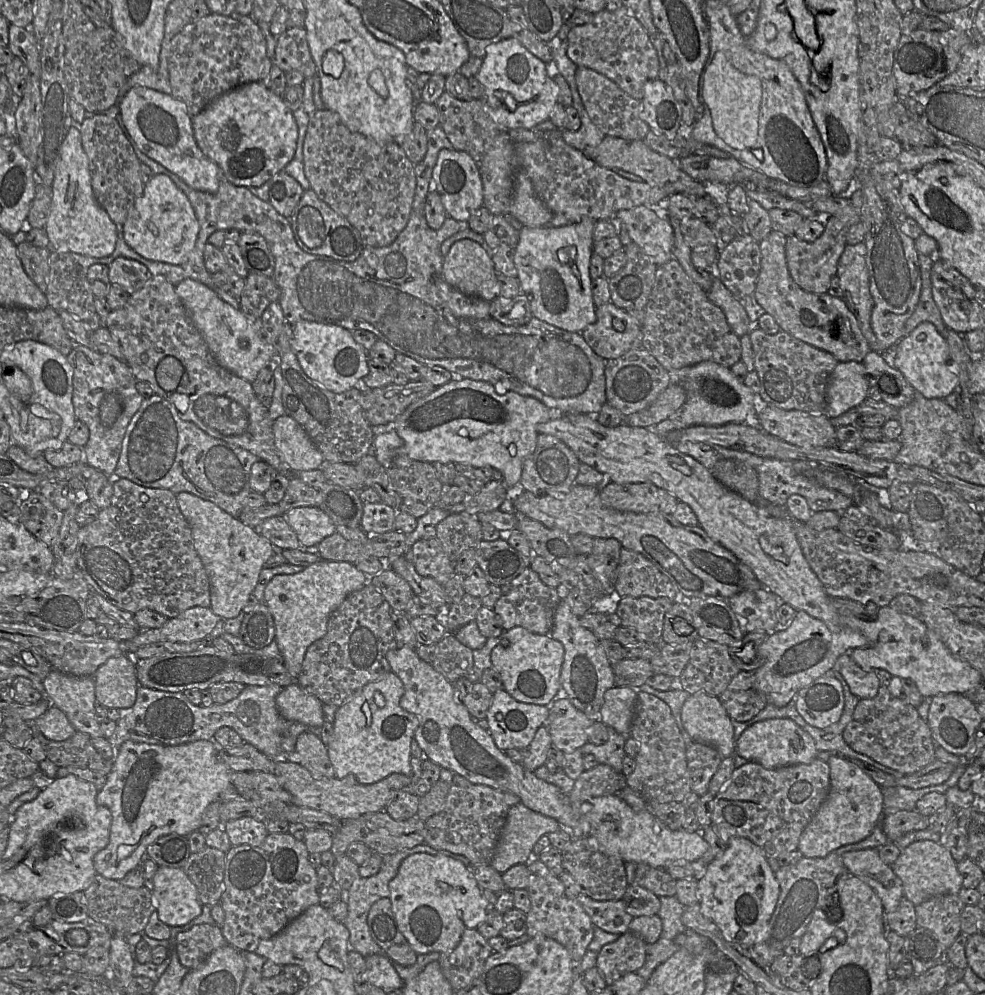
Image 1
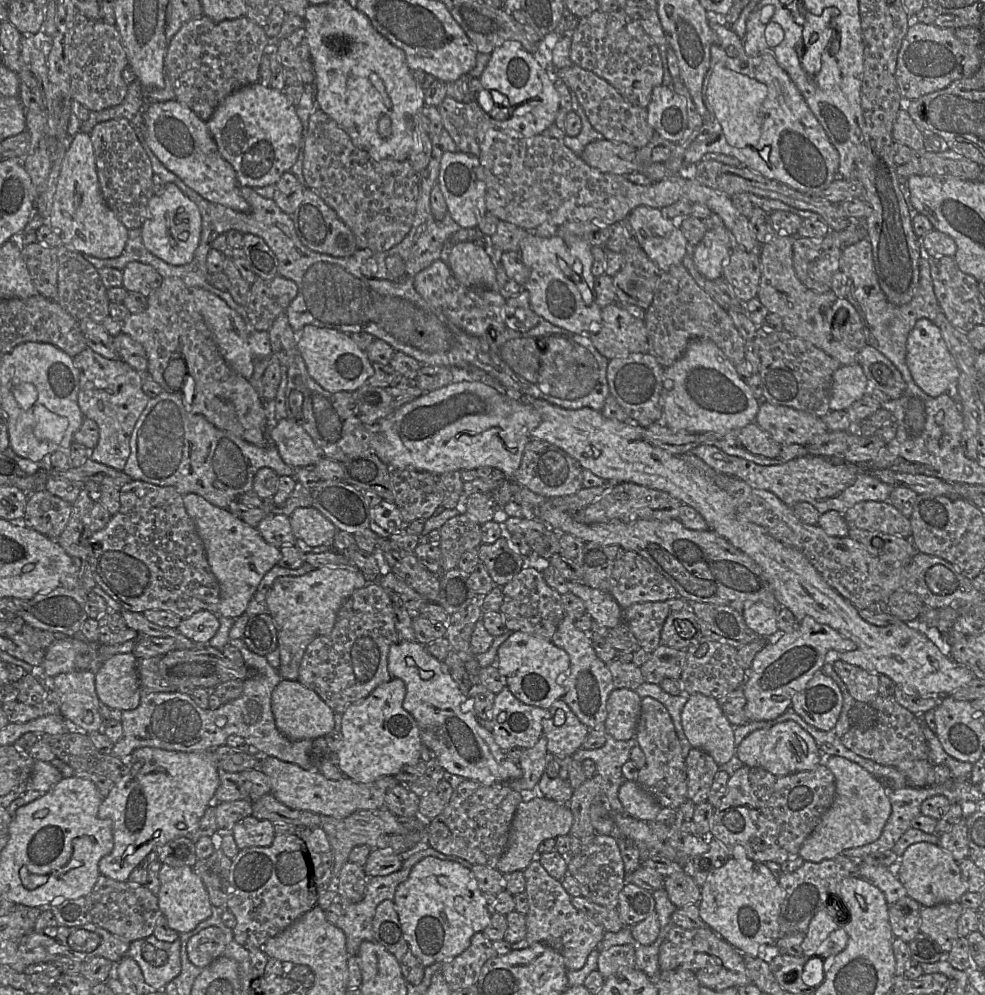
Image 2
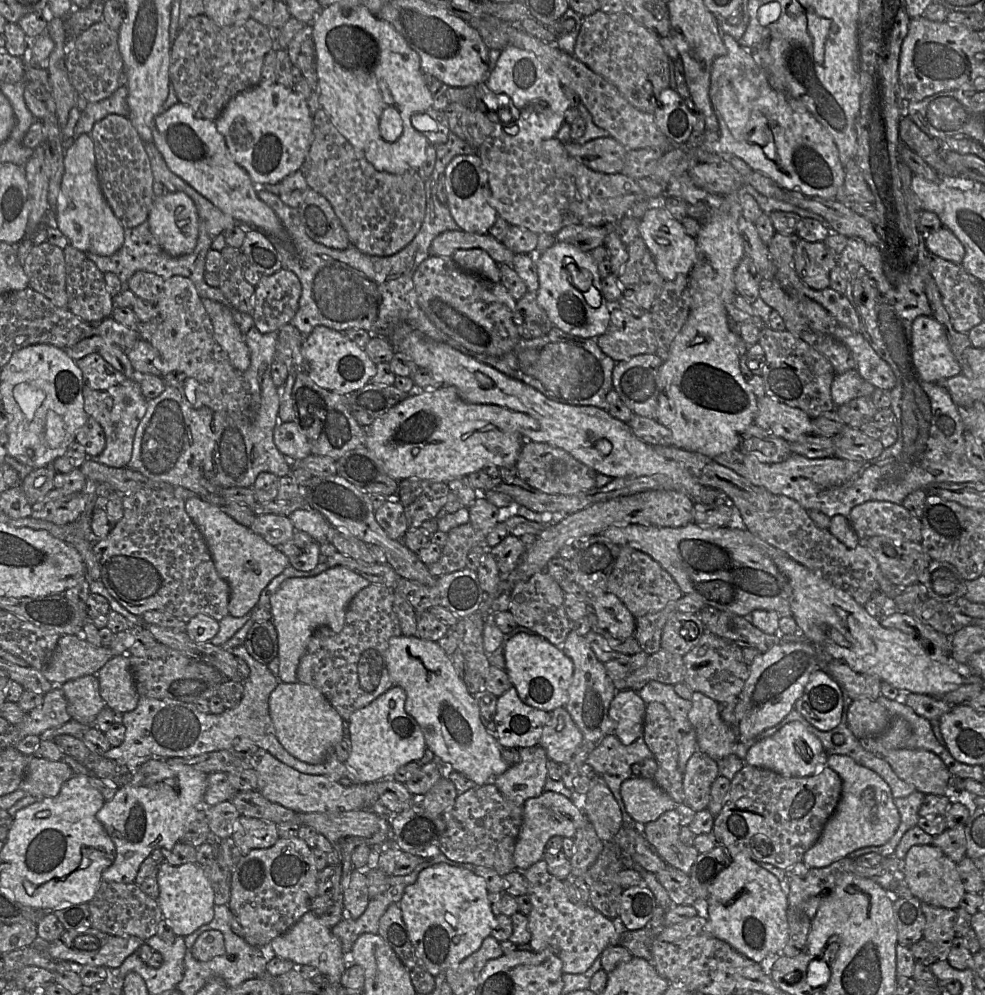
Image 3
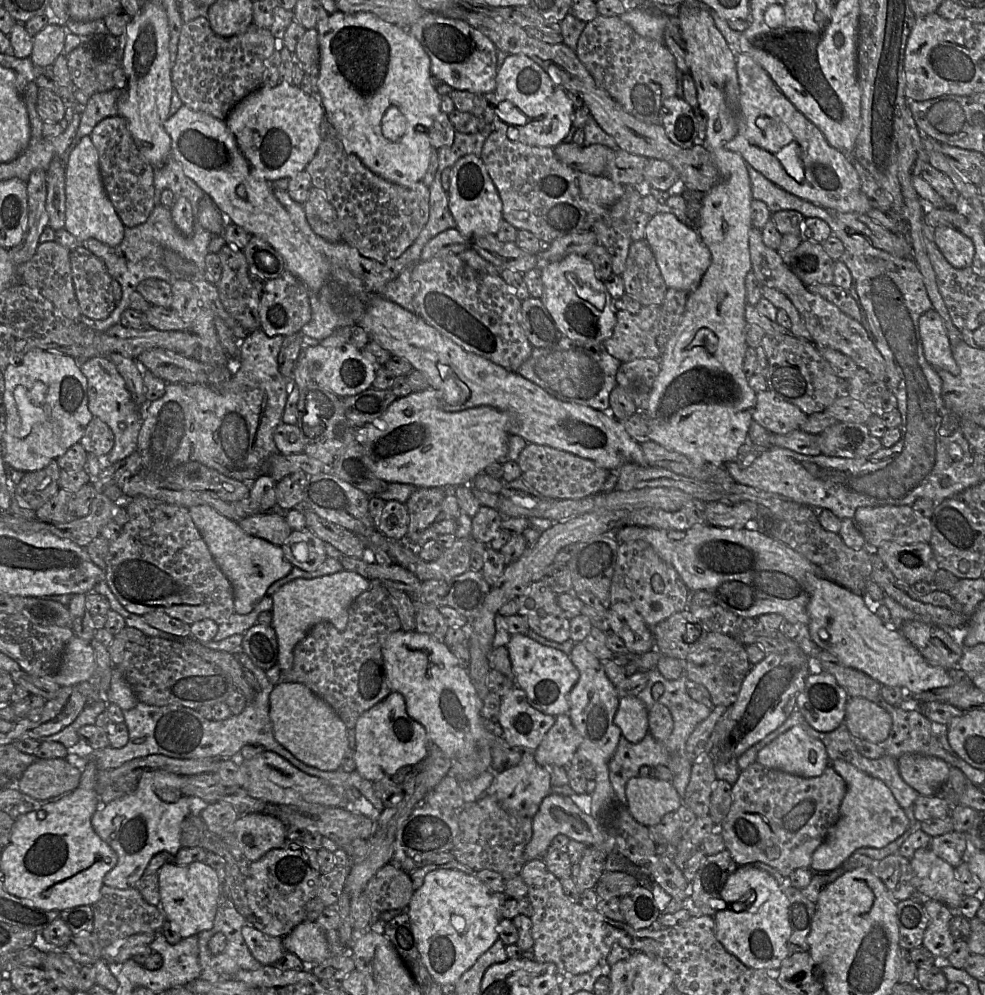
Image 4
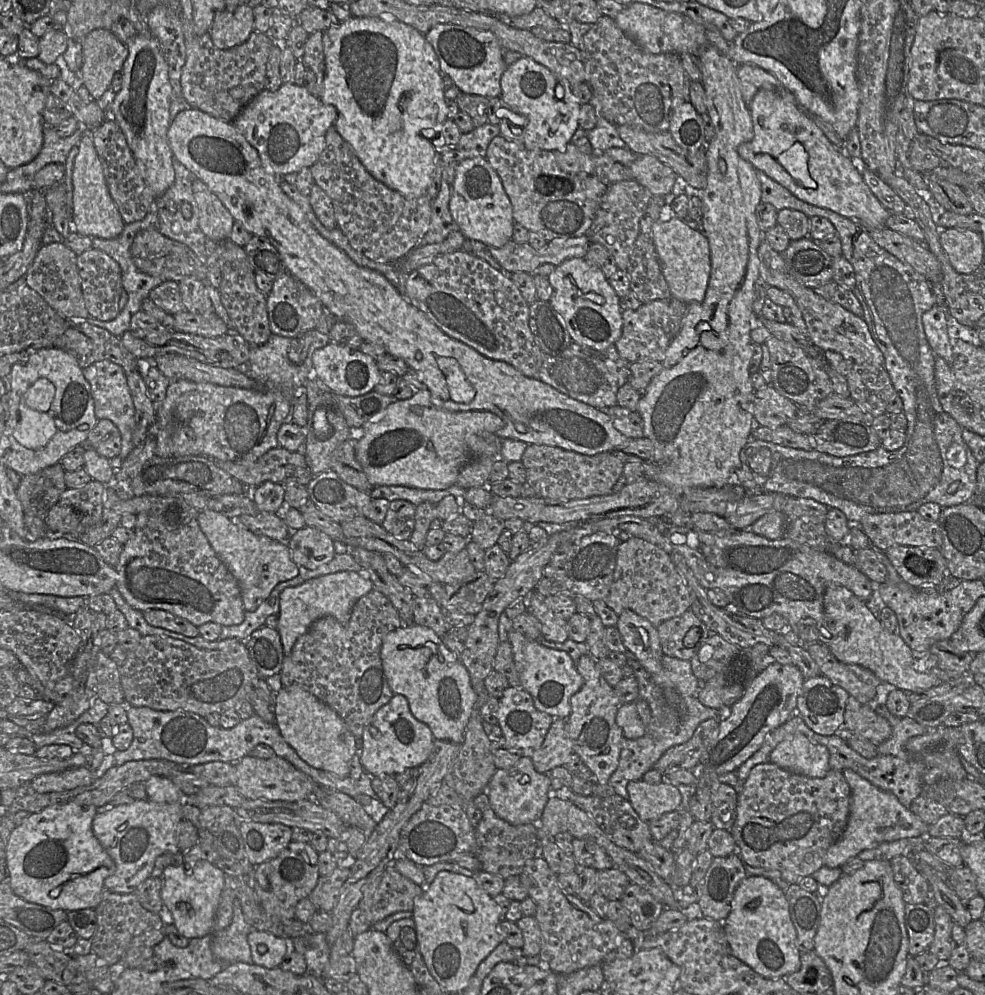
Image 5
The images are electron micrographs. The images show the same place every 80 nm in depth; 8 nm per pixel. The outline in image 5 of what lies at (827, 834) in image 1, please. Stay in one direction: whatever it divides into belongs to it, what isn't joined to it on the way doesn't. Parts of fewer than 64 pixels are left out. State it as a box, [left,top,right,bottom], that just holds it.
[824,769,929,867]

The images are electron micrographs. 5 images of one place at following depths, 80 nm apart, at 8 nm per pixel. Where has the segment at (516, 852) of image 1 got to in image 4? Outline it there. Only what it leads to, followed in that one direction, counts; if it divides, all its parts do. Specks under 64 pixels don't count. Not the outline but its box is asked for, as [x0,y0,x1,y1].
[524,793,616,862]

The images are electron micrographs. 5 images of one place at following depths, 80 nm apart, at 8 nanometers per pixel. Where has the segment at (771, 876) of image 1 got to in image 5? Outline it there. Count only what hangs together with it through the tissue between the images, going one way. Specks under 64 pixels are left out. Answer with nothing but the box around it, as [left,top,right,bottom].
[722,876,801,979]

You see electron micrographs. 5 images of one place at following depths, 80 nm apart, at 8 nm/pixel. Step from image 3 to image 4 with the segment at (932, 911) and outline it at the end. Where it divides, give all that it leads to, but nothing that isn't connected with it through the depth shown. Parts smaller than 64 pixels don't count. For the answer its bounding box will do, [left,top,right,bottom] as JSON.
[922,898,955,960]

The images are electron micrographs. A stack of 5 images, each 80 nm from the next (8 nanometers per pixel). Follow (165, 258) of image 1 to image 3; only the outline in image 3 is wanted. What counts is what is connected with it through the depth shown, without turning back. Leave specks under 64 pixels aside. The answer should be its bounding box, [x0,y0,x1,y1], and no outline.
[147,193,199,257]

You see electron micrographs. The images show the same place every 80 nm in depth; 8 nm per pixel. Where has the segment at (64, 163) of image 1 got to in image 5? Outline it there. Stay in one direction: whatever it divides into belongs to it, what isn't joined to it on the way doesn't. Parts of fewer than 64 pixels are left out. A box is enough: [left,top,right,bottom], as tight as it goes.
[71,133,125,239]

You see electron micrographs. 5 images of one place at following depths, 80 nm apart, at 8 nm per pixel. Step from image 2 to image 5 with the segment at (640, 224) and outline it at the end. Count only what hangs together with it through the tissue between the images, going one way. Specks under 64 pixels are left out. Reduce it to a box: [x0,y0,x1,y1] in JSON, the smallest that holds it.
[651,214,711,304]

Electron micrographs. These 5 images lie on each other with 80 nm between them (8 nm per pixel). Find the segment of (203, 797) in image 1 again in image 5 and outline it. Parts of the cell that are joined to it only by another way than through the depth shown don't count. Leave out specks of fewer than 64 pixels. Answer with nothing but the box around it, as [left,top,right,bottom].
[92,775,184,893]

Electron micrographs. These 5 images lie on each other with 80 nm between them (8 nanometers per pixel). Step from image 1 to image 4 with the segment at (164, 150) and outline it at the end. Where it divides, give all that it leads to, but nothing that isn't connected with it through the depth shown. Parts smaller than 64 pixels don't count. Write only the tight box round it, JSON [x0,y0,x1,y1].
[164,105,330,292]

